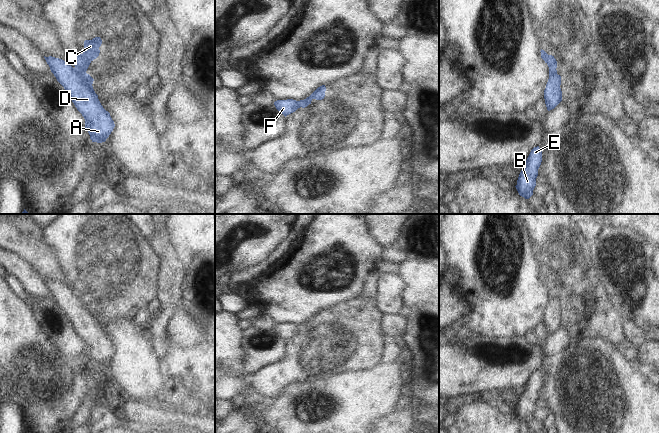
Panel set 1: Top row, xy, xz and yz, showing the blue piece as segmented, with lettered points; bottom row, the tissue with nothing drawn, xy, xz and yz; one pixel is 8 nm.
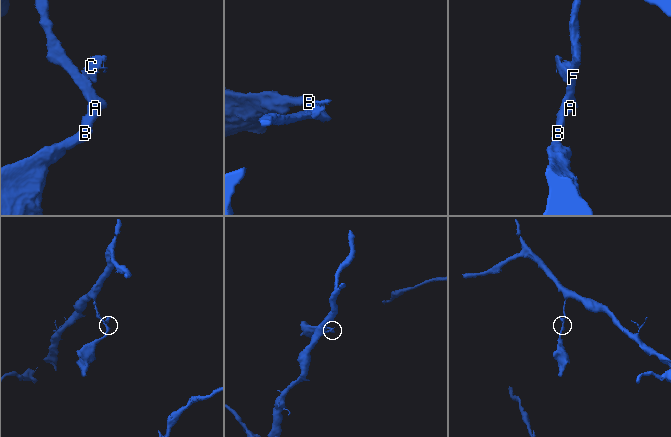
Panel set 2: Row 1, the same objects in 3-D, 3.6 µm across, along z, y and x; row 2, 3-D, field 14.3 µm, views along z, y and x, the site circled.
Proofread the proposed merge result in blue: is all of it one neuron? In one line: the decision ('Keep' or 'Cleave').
Cleave

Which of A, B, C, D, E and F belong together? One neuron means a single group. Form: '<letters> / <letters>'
A B D E F / C

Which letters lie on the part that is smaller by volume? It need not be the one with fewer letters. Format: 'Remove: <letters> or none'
Remove: C

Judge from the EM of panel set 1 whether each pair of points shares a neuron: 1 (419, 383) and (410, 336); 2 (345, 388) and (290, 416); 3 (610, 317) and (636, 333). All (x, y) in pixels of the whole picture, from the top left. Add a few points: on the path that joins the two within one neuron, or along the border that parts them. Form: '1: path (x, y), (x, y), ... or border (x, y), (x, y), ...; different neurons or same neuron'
1: path (419, 371), (419, 348); same neuron
2: path (327, 390), (310, 390), (293, 398); same neuron
3: border (622, 330), (637, 347); different neurons

